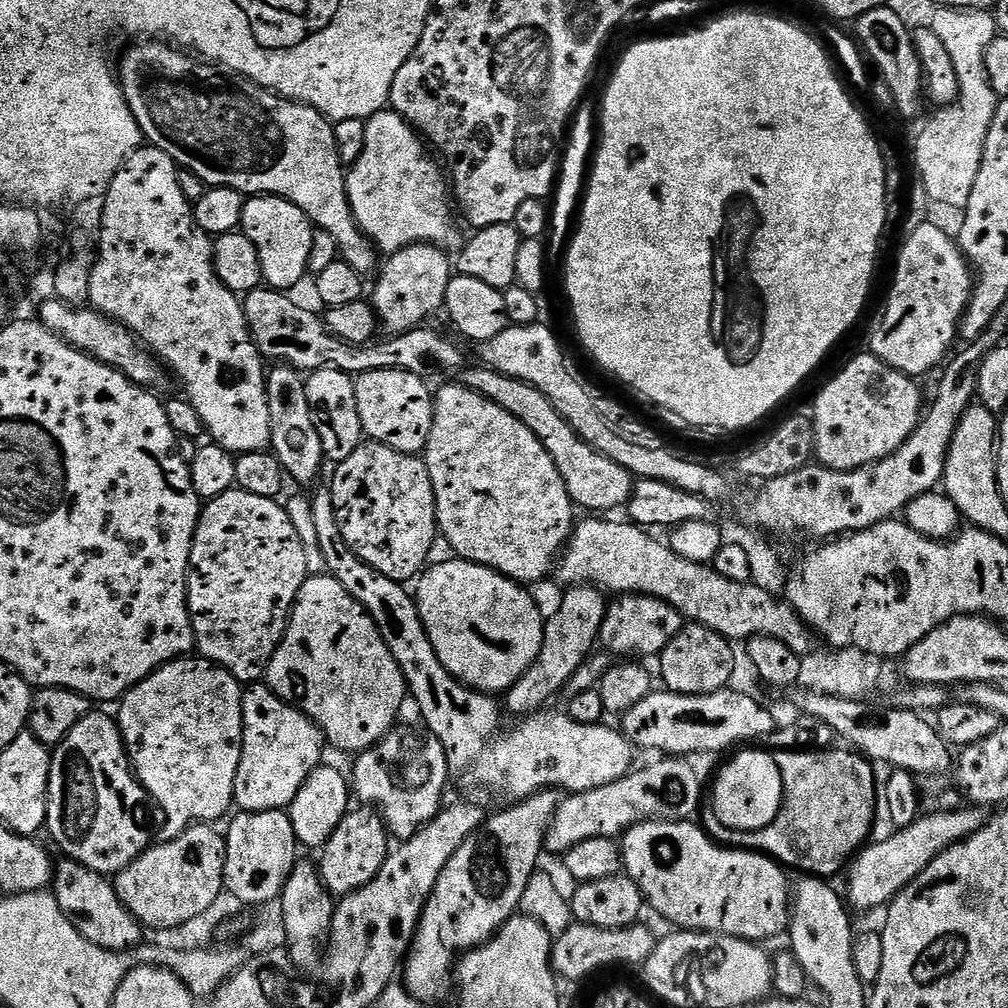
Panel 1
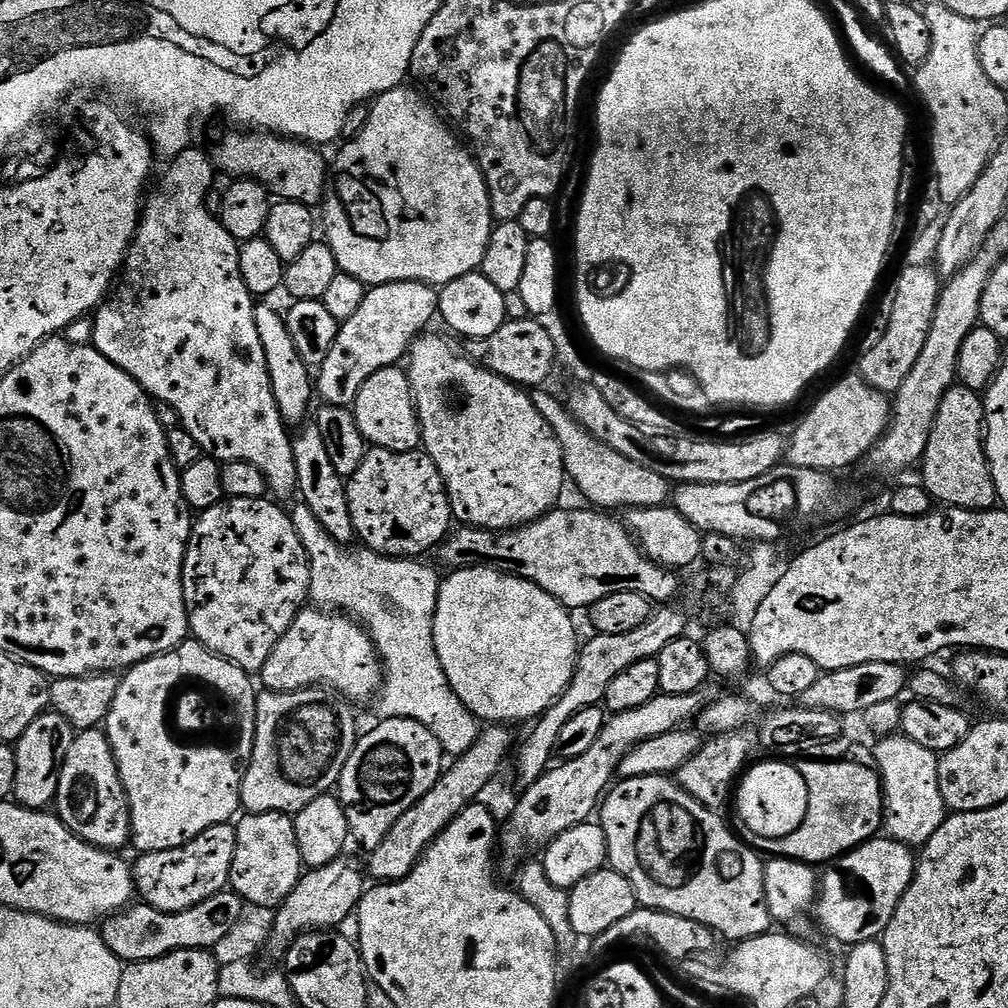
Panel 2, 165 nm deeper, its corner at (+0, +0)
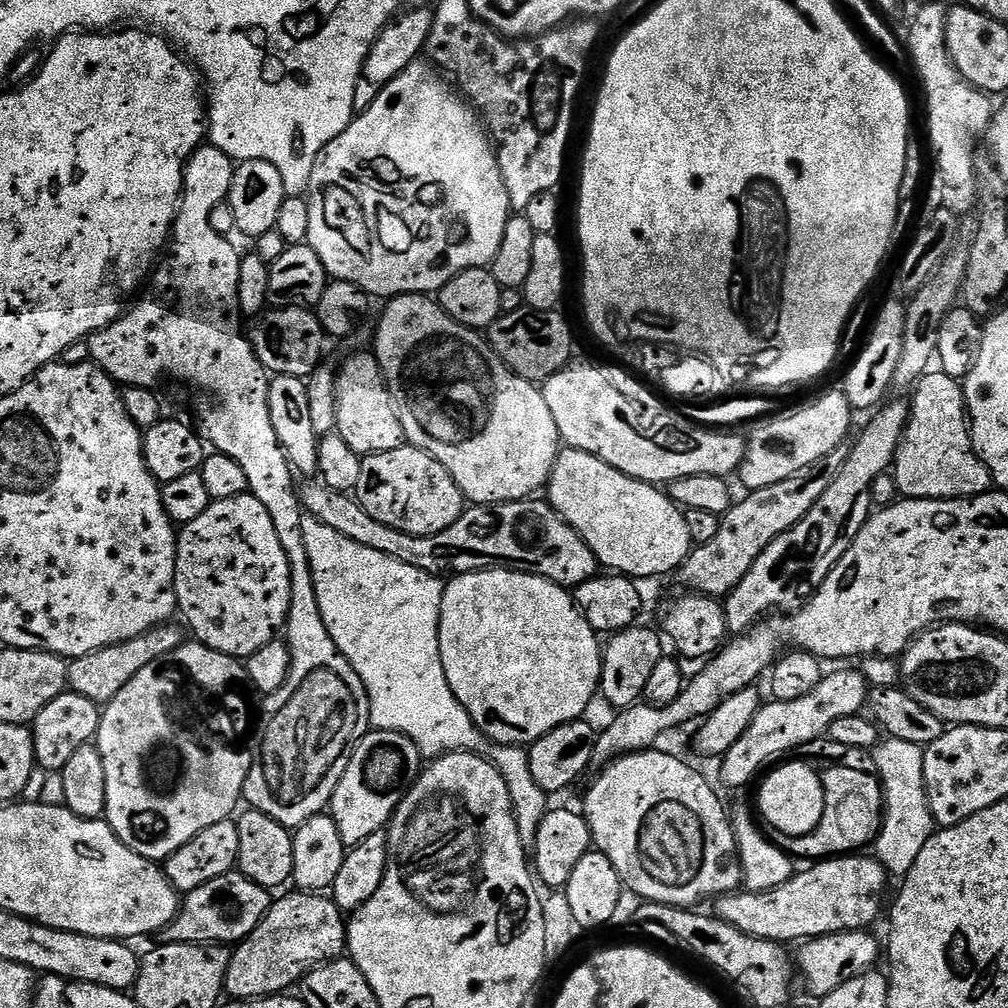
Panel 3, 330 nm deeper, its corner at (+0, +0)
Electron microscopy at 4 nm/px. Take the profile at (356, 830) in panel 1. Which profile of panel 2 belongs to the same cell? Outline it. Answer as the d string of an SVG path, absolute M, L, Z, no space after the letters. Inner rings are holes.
M341 854L337 860L330 861L326 866L305 871L301 875L298 886L284 899L284 903L275 909L272 935L267 941L267 947L273 948L277 954L288 951L288 947L301 936L304 931L332 930L344 919L355 913L361 898L366 891L366 872L356 860L351 860L348 854Z

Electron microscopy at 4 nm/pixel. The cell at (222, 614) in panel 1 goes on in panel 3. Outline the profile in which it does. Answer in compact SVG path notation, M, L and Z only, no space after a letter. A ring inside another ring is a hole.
M245 494L238 498L213 500L205 512L198 514L198 518L194 518L194 522L183 525L179 529L176 542L176 603L179 615L181 617L184 615L188 619L188 624L192 627L193 634L196 635L193 637L210 650L218 650L227 656L247 658L254 655L258 650L262 650L262 646L266 646L272 640L277 639L279 632L276 631L279 628L281 631L287 625L288 611L292 605L290 602L290 566L286 558L286 550L282 550L282 542L278 542L274 522L270 522L270 514L266 514L266 506L262 506L262 502L258 502L258 498Z

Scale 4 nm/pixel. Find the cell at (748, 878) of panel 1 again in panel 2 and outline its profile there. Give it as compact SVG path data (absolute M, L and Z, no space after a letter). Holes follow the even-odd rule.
M668 774L621 779L611 785L598 808L598 823L608 843L608 864L634 886L639 907L702 922L702 926L710 926L713 932L731 942L749 940L769 931L774 924L764 893L765 861L755 847L747 848L738 837L716 828L716 816L713 809L686 794Z

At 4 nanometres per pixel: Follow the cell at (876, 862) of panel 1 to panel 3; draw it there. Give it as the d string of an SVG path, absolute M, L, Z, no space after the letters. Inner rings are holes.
M868 854L824 858L805 872L797 871L782 886L768 892L737 890L715 901L715 915L751 936L777 942L804 942L835 932L871 929L884 904L884 887L890 881L878 859Z

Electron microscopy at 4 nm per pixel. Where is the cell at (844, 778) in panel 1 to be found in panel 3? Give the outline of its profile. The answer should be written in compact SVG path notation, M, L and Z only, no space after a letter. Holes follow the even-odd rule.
M840 762L837 763L835 766L828 766L832 768L823 769L820 781L822 782L822 790L824 791L824 809L822 810L822 822L818 822L818 826L814 831L812 831L810 834L806 834L805 836L781 836L777 835L775 837L774 843L780 847L784 852L787 852L789 856L793 858L799 858L799 856L816 856L812 858L835 858L837 856L842 856L845 854L856 854L859 853L861 850L867 849L864 848L873 843L877 837L877 833L880 831L881 828L881 819L882 819L882 809L885 805L885 799L882 795L881 791L881 783L877 779L875 775L871 771L863 772L860 768L847 768L845 765L846 763Z

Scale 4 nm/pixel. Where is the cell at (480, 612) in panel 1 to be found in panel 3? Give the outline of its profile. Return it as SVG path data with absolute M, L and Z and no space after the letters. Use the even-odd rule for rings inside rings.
M487 568L484 572L462 572L459 573L445 583L444 597L442 598L442 614L440 615L440 653L442 654L442 666L446 670L446 682L450 682L450 690L454 690L454 694L458 698L458 702L462 702L464 709L470 714L470 718L474 722L474 726L478 726L480 733L491 740L494 744L519 744L521 746L530 746L538 738L542 738L546 734L550 734L550 730L554 730L558 726L562 726L571 720L579 720L585 715L584 711L592 704L592 699L597 699L598 689L600 687L600 661L602 659L602 644L598 639L598 633L590 626L590 622L586 622L586 618L576 609L575 599L570 595L569 589L560 588L554 582L550 582L541 576L531 576L525 572L511 572L510 570L502 570L501 568Z

